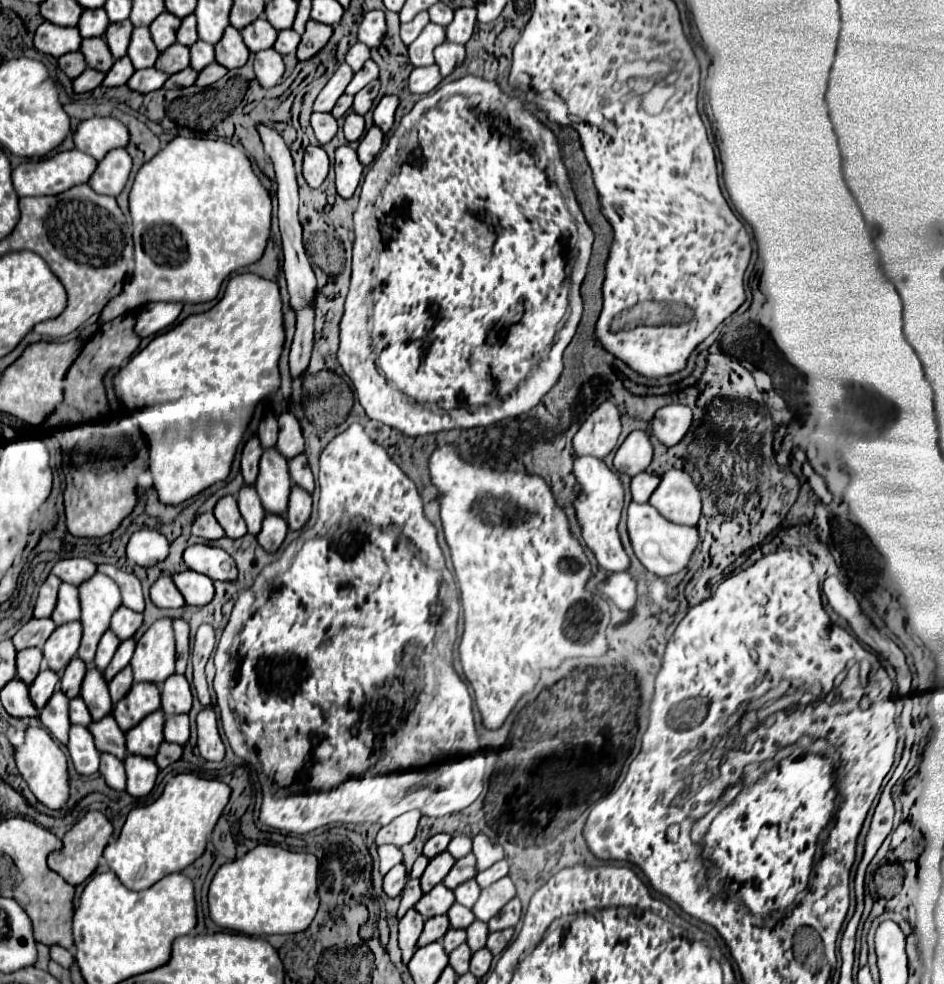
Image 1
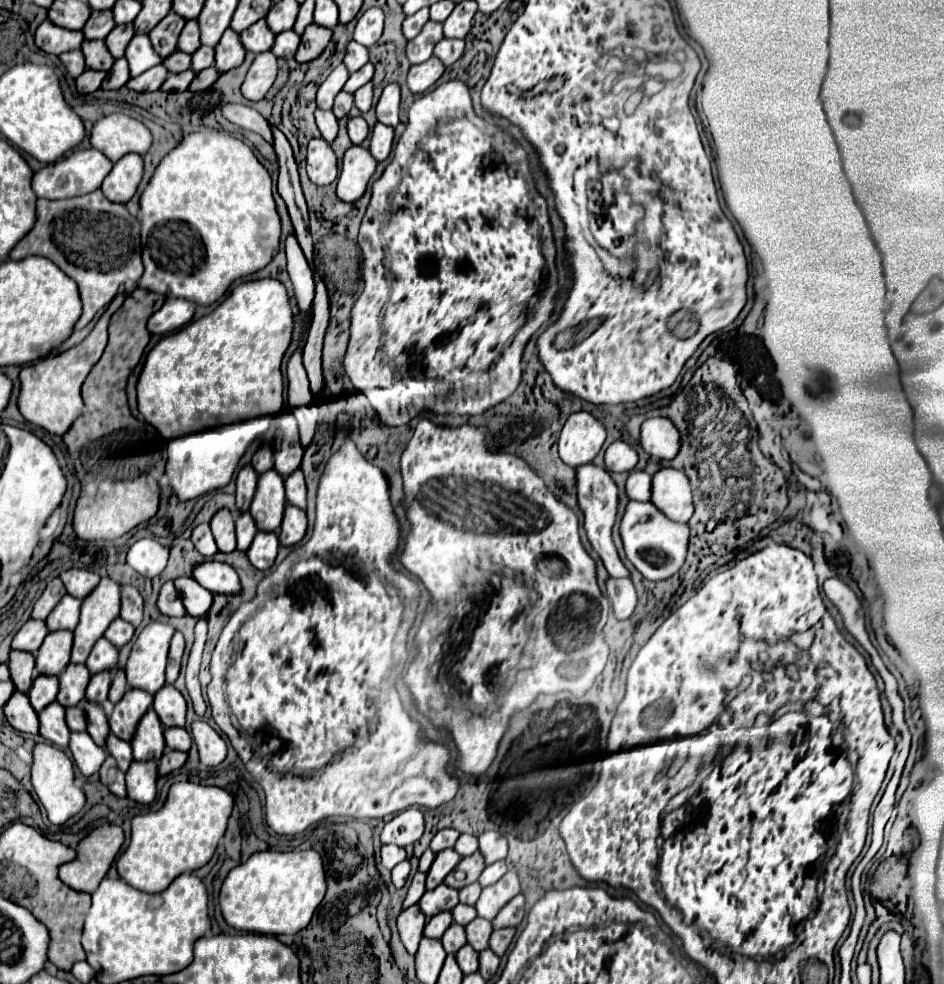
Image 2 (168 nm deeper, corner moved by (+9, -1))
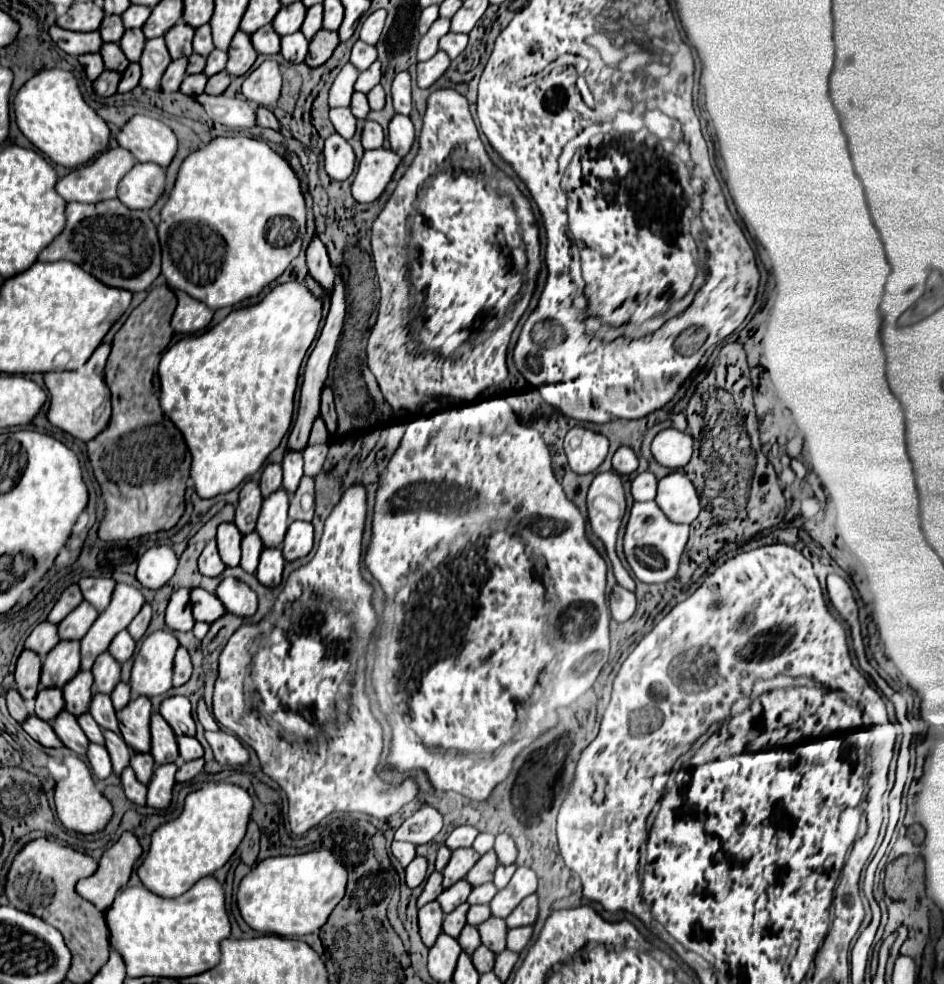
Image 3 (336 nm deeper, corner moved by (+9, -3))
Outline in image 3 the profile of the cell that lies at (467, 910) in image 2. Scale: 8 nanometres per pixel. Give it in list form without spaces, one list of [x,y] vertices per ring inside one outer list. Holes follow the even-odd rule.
[[[473,905],[469,909],[469,915],[467,915],[467,923],[469,925],[481,925],[483,921],[487,921],[491,917],[491,909],[489,905]]]

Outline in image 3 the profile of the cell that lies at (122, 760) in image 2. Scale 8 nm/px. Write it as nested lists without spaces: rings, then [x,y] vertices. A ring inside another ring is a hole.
[[[137,753],[137,755],[133,755],[133,759],[131,759],[131,767],[133,767],[133,771],[135,771],[135,775],[137,775],[137,779],[139,779],[141,783],[149,783],[149,781],[151,781],[155,765],[157,765],[157,763],[153,761],[153,757],[151,757],[149,753]]]

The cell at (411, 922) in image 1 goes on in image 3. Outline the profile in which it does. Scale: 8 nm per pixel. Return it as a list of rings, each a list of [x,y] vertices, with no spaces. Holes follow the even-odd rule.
[[[437,901],[425,905],[419,909],[419,929],[421,929],[421,939],[427,947],[435,943],[435,939],[441,933],[441,921],[445,919],[445,913]]]

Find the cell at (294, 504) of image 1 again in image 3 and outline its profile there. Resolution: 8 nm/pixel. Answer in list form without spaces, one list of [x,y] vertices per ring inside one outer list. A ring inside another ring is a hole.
[[[293,521],[289,525],[287,535],[285,535],[283,557],[287,561],[295,561],[295,559],[307,557],[311,549],[313,549],[313,525],[311,523]]]

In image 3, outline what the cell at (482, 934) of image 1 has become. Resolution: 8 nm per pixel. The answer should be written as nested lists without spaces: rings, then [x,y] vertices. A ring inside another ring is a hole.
[[[491,917],[487,919],[481,927],[477,927],[479,933],[481,933],[481,941],[495,953],[501,953],[505,951],[505,933],[509,931],[505,921],[503,919],[497,919],[497,917]]]

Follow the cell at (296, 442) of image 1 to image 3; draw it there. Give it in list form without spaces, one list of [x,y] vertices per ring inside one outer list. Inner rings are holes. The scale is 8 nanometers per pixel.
[[[285,453],[285,459],[283,459],[283,489],[287,493],[295,493],[301,477],[303,477],[301,453]]]

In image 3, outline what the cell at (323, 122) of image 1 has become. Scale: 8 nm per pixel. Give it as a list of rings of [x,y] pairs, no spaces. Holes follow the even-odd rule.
[[[331,109],[329,111],[329,117],[331,117],[331,123],[335,125],[337,133],[351,139],[355,135],[355,129],[357,129],[357,119],[353,117],[351,109]]]

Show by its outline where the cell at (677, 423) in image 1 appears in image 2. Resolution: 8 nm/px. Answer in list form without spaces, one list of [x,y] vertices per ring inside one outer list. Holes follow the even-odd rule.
[[[651,417],[641,425],[639,443],[657,459],[673,459],[679,453],[679,431],[667,417]]]

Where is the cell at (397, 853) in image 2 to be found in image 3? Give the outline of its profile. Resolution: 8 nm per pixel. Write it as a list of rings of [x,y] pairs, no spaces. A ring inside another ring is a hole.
[[[393,841],[391,845],[391,853],[401,861],[403,867],[407,867],[413,859],[415,859],[415,845],[413,843],[401,843],[401,841]]]

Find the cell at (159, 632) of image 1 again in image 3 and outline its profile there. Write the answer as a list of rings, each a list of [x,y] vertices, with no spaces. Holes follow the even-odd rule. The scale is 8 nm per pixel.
[[[155,631],[143,639],[131,671],[131,697],[163,695],[173,687],[173,657],[179,641],[171,631]]]

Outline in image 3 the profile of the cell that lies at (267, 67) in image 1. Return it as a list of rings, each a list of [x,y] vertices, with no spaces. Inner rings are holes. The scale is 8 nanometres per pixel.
[[[273,59],[263,61],[243,83],[243,95],[253,105],[271,107],[281,95],[281,73],[279,63]]]

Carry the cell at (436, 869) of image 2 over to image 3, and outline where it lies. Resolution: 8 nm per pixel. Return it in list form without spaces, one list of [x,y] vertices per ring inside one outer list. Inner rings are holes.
[[[457,849],[451,855],[449,865],[443,871],[443,887],[451,887],[453,883],[457,883],[459,879],[465,877],[465,873],[469,873],[469,869],[477,863],[479,853],[475,849]]]

